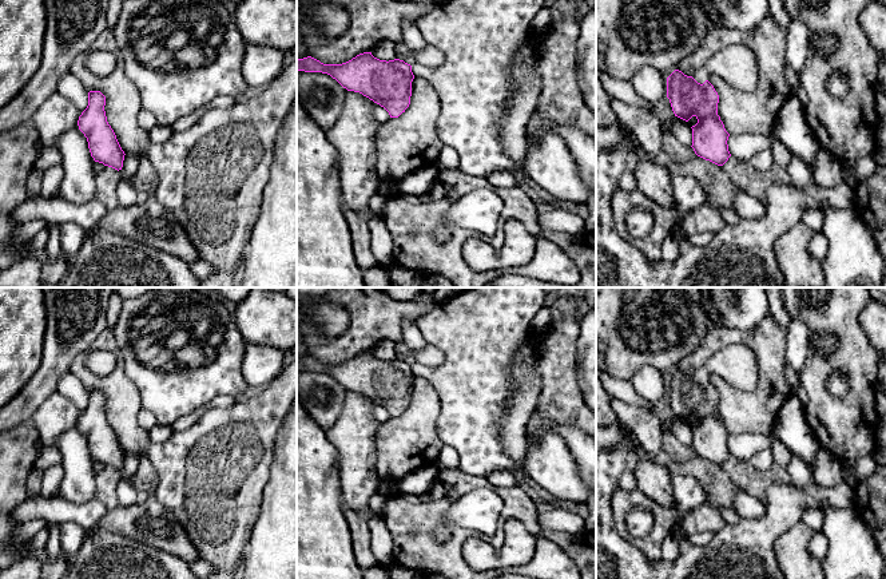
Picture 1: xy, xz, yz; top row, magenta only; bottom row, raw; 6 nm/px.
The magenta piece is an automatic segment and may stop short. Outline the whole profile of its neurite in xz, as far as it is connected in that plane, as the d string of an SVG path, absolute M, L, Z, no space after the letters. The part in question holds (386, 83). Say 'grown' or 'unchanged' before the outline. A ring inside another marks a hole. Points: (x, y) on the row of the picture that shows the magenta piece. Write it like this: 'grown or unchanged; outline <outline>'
unchanged; outline M363 52L342 64L323 64L307 56L297 59L297 71L330 75L347 91L359 92L398 118L410 104L412 66L404 60L380 60Z

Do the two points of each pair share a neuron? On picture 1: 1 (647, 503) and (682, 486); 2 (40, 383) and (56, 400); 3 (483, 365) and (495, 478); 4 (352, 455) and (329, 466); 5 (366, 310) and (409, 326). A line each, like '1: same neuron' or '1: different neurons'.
1: same neuron
2: different neurons
3: different neurons
4: different neurons
5: different neurons

